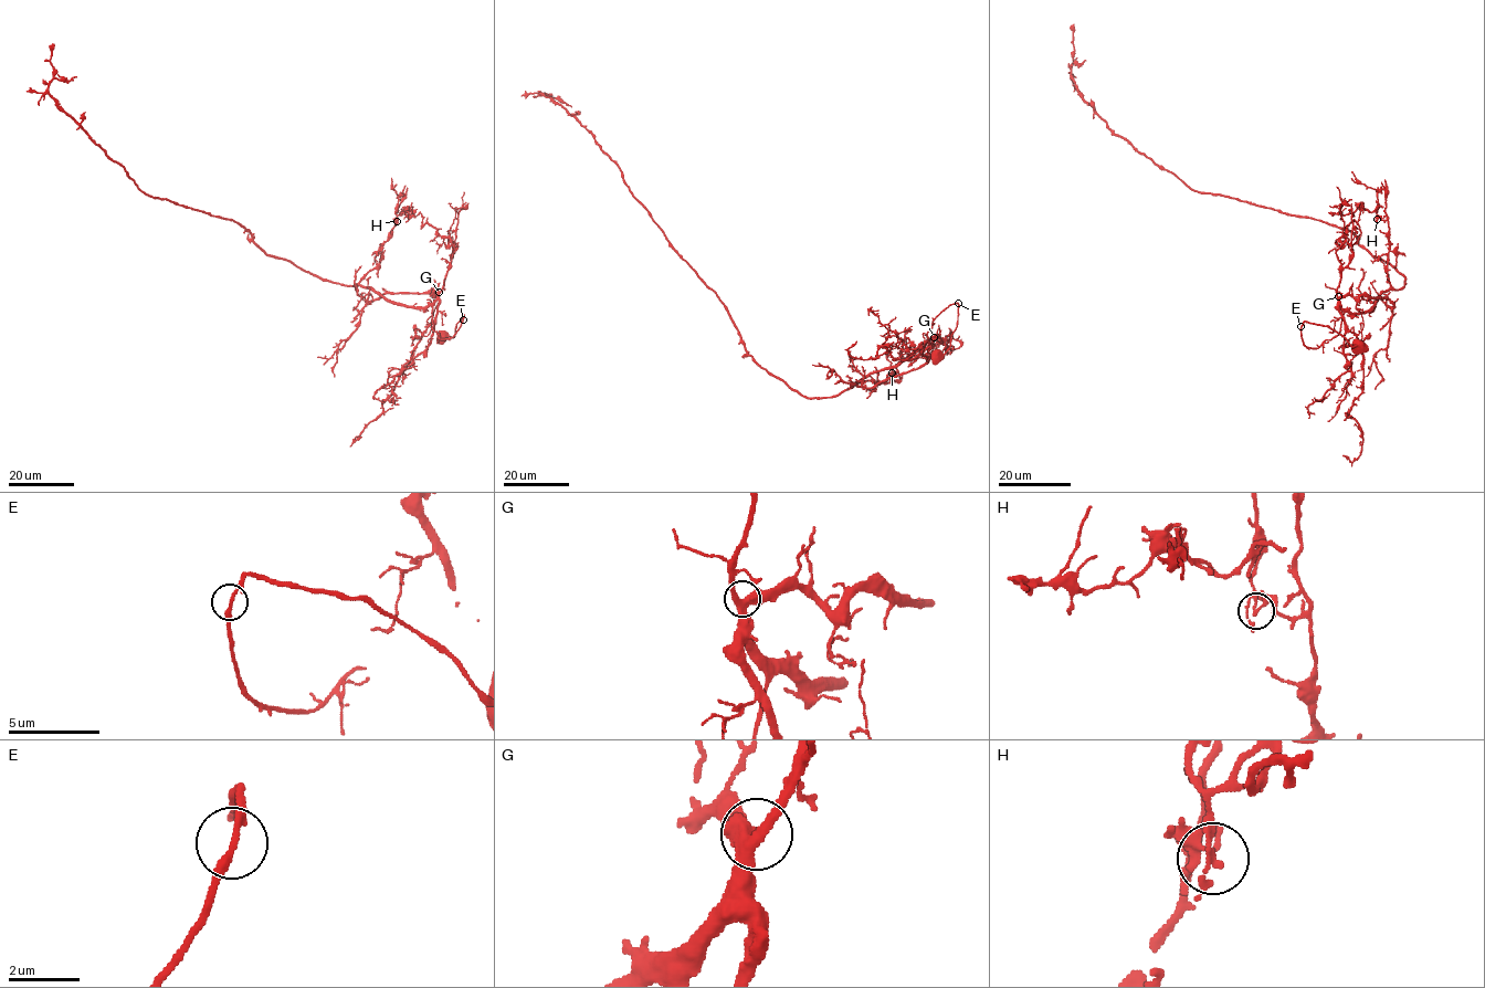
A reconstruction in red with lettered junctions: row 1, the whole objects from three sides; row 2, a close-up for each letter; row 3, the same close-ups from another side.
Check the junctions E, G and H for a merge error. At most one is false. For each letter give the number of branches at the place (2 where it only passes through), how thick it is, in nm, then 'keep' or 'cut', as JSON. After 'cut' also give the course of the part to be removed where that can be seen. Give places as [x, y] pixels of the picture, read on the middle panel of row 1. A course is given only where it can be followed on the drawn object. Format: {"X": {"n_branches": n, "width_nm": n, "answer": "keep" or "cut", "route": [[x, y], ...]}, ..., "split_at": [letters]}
{"E": {"n_branches": 3, "width_nm": 170, "answer": "keep"}, "G": {"n_branches": 3, "width_nm": 360, "answer": "keep"}, "H": {"n_branches": 3, "width_nm": 120, "answer": "cut", "route": [[893, 372], [902, 359], [905, 339], [906, 343]]}, "split_at": ["H"]}

